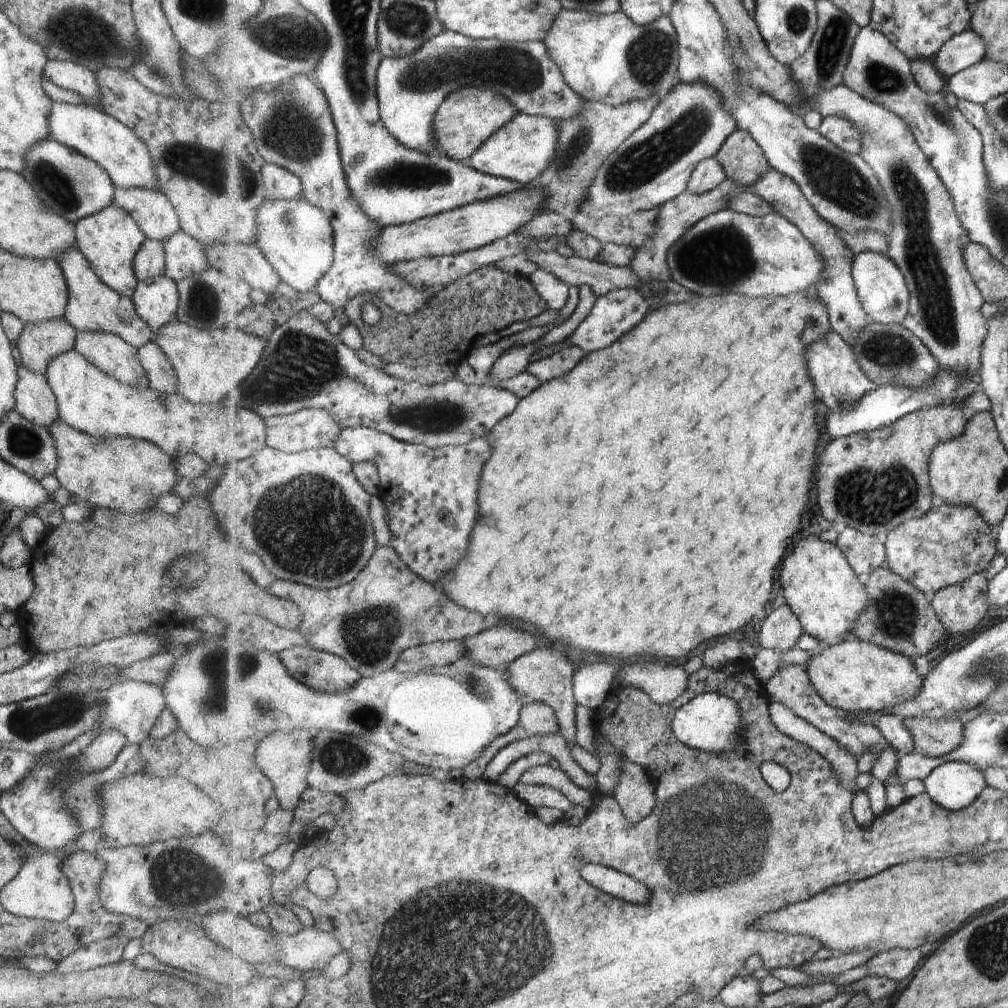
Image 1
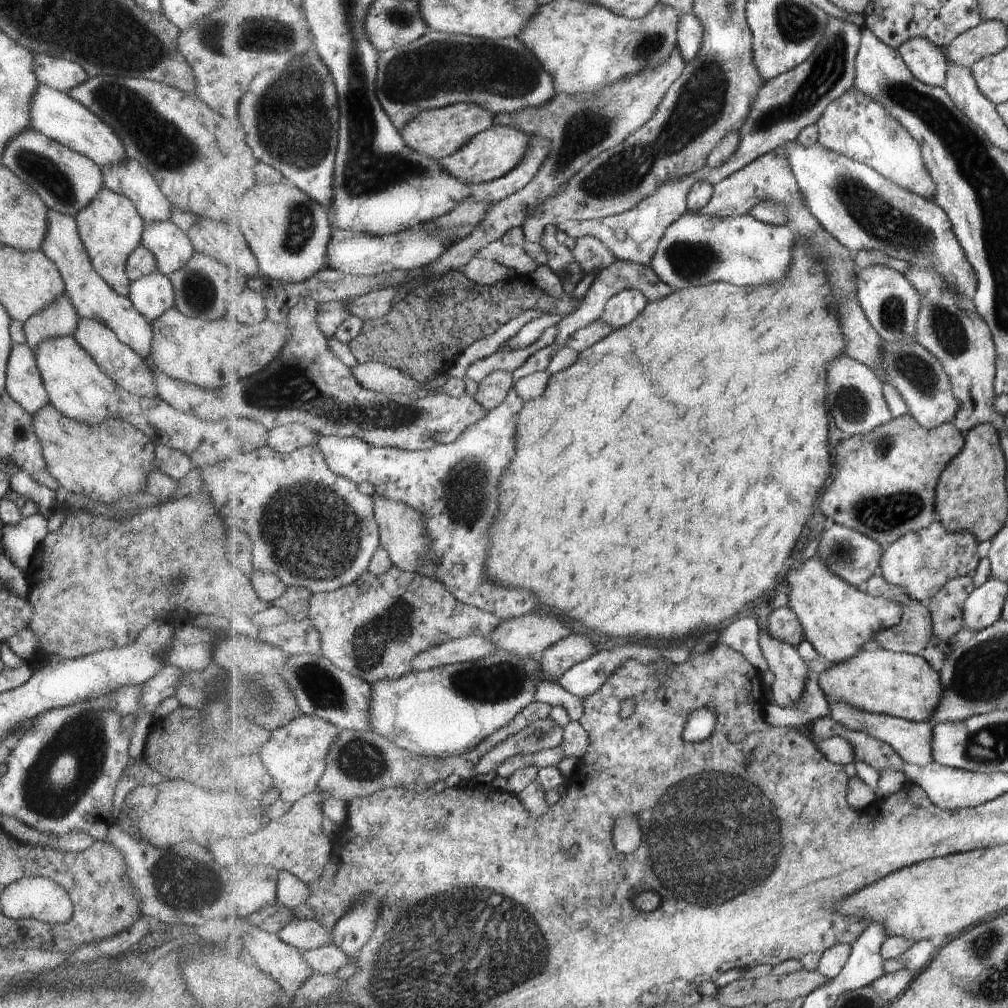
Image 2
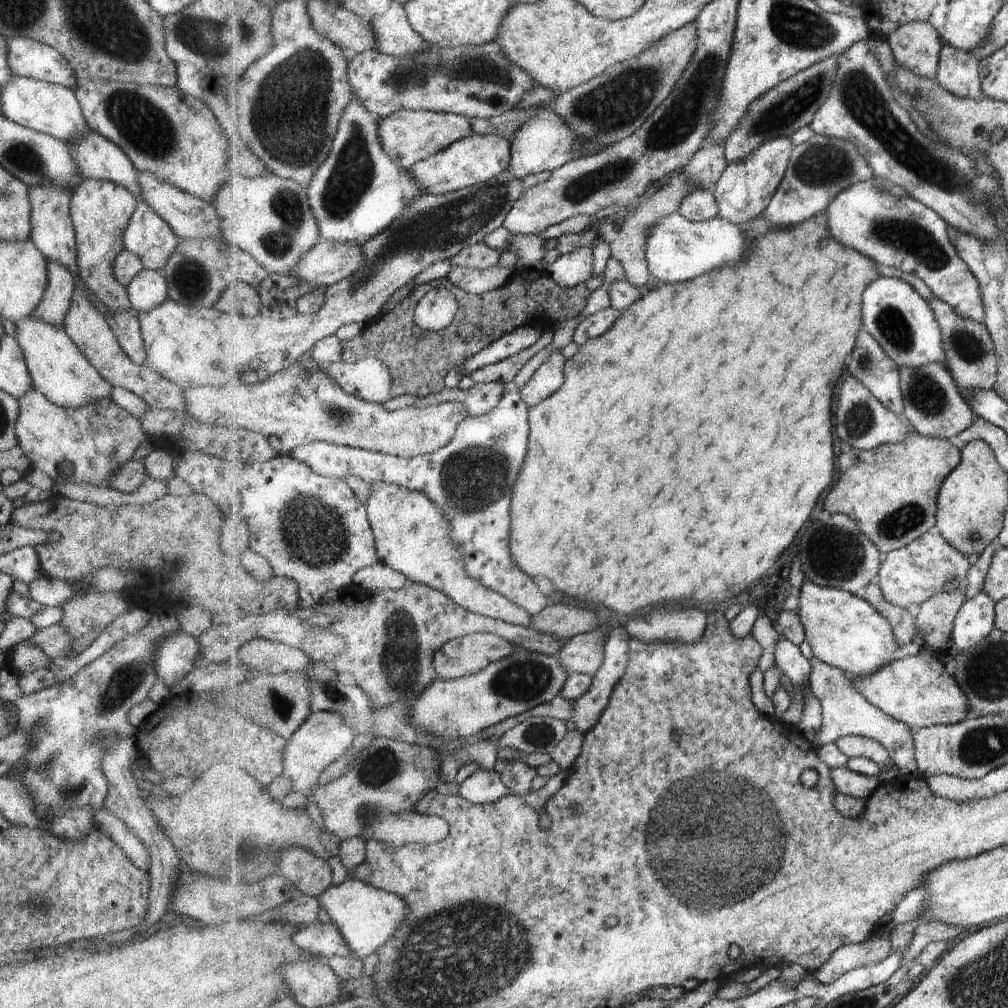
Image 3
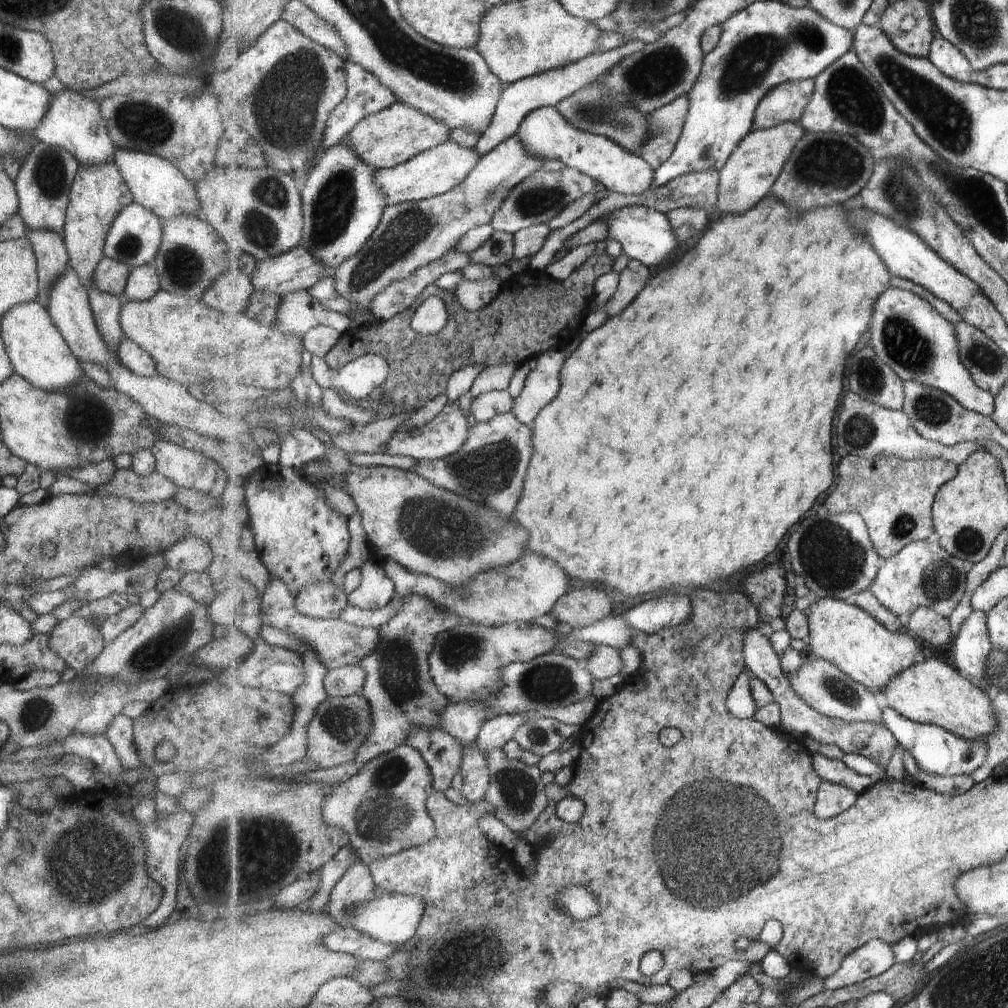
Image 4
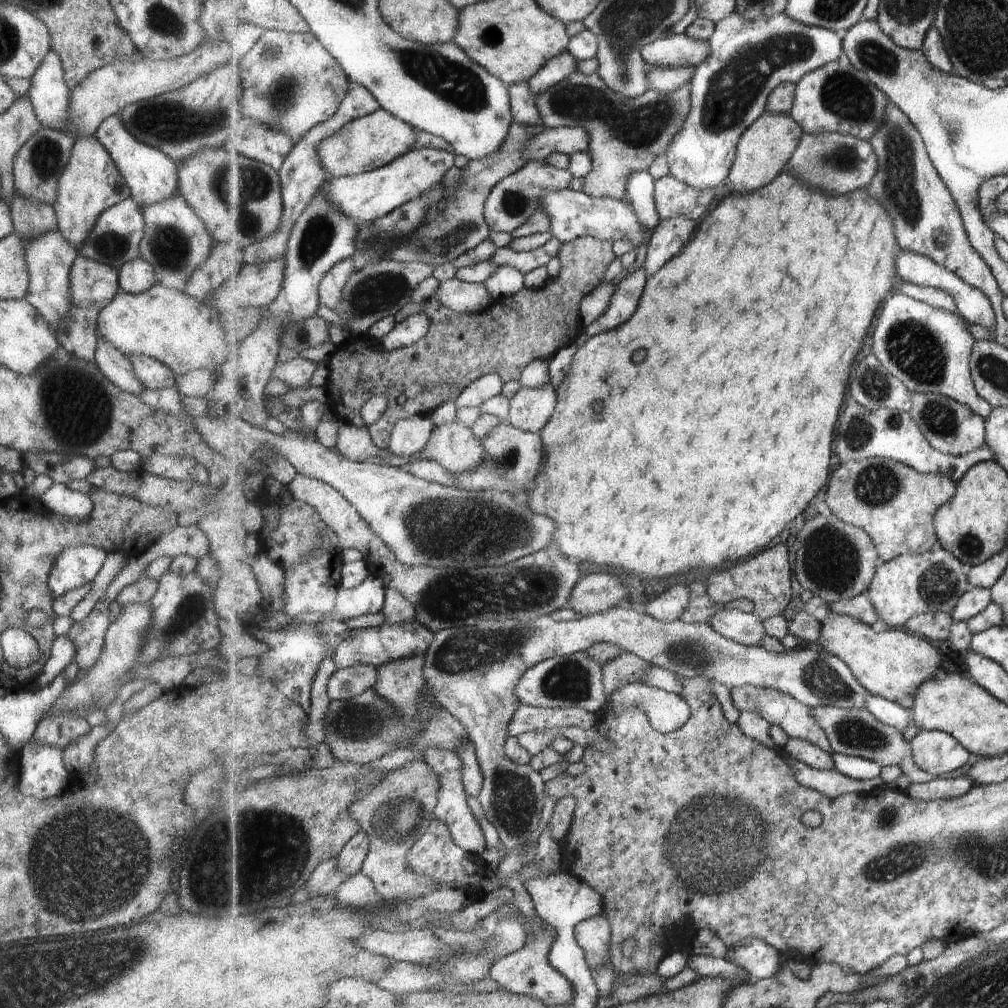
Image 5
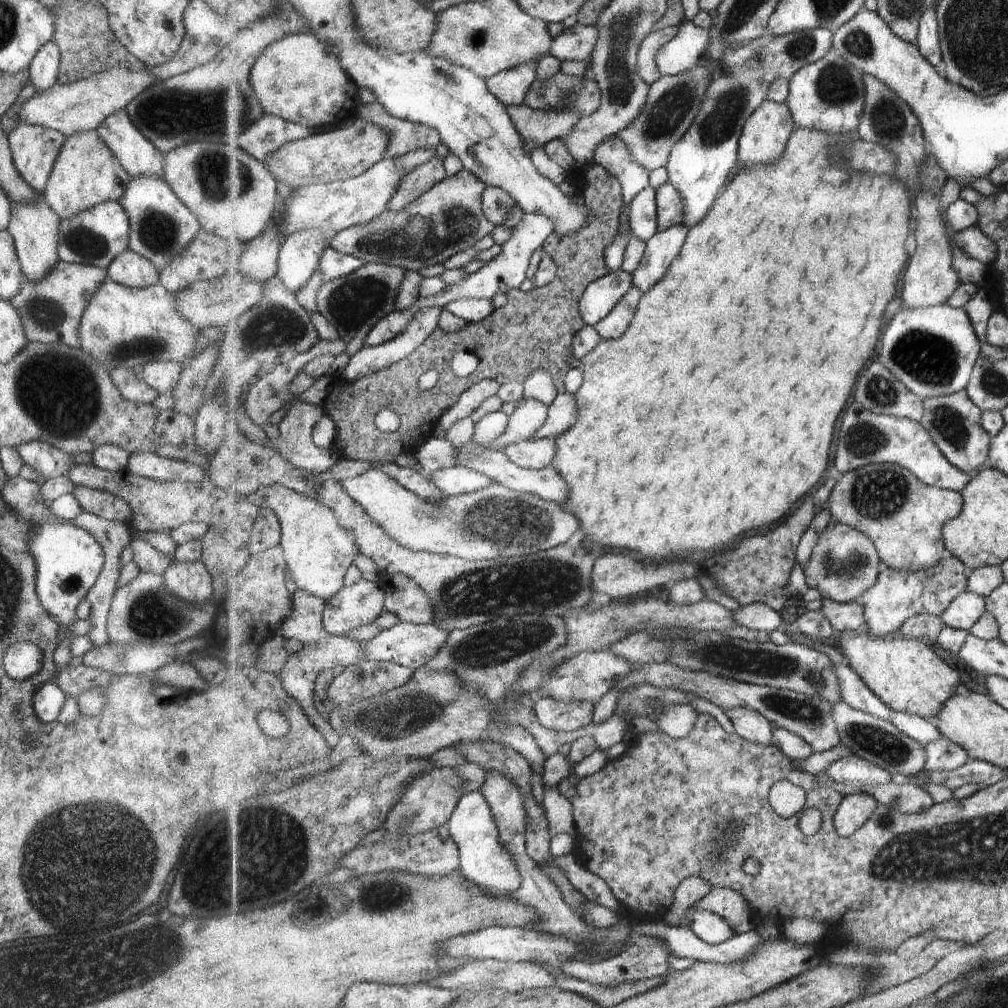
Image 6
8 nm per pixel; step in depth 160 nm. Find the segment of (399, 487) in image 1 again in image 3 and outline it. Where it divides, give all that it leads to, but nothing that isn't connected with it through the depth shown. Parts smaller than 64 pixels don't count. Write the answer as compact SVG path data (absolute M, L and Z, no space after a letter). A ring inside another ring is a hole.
M514 382L505 387L504 397L493 412L480 417L467 417L458 426L454 440L431 454L404 459L323 441L299 447L292 456L307 463L320 475L332 479L356 476L372 486L378 482L388 482L409 490L423 491L441 506L452 522L452 537L462 548L468 574L534 616L551 604L550 600L533 578L515 566L509 552L511 496L529 452L530 408Z

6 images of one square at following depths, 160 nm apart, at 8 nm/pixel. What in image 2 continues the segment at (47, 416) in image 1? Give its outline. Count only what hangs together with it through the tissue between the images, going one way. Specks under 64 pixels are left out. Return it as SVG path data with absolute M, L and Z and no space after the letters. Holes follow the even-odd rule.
M25 343L11 346L5 366L5 391L31 416L49 403L34 354Z

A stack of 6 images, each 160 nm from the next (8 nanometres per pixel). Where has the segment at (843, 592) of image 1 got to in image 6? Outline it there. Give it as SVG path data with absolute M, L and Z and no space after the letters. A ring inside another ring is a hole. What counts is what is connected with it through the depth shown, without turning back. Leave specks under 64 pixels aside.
M843 632L837 633L837 636L839 648L848 664L864 678L867 686L892 712L903 711L923 718L936 718L947 700L957 694L957 686L962 684L959 672L948 666L921 640L896 634L875 637L869 632L850 637Z

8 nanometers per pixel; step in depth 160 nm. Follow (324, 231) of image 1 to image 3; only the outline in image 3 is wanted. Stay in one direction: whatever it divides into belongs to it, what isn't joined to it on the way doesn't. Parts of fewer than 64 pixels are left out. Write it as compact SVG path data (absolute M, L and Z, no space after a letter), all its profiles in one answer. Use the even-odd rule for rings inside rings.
M276 173L225 179L211 200L218 216L221 242L248 252L270 273L289 276L321 241L318 220L306 187Z

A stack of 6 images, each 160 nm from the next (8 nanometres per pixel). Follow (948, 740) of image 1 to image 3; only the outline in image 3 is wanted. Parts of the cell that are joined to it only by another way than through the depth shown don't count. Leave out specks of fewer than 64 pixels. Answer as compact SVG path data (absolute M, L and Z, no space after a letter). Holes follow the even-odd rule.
M817 657L811 661L811 664L812 671L808 682L822 708L822 727L818 730L816 737L809 742L819 749L849 735L869 737L887 748L892 762L899 767L901 775L917 773L919 767L916 758L914 730L907 723L902 723L883 712L879 707L873 706L847 678L844 670L835 668Z

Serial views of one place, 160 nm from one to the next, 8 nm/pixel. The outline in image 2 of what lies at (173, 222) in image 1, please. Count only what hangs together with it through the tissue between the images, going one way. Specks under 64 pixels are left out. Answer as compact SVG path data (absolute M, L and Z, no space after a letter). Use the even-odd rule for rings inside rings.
M131 159L119 166L100 168L103 187L126 197L144 222L169 221L171 204L159 190L157 182Z

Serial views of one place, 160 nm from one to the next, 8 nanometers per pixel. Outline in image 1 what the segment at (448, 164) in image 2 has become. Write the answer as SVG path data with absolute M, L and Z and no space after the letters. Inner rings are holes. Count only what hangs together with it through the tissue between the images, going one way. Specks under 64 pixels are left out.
M519 113L507 126L483 142L483 146L466 163L474 170L493 177L507 178L521 185L530 184L535 178L541 178L547 166L555 162L561 129L559 121L554 119Z

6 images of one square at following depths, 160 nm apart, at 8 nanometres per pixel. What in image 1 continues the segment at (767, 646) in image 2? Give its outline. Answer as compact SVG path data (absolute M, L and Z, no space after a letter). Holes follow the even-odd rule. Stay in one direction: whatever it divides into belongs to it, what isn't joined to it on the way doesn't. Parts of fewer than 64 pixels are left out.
M785 665L765 685L771 702L784 704L798 717L805 719L814 727L828 734L832 739L844 744L844 747L849 749L856 756L856 759L858 753L863 754L865 751L873 751L879 756L886 748L892 748L889 742L885 740L885 736L877 728L870 725L850 723L842 717L838 709L827 704L813 686L807 668L804 665Z

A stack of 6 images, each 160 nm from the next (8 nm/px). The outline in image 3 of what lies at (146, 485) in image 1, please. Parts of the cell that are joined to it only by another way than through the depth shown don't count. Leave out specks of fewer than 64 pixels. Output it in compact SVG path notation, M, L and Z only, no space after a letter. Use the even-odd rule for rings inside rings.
M31 388L26 390L17 402L18 415L14 424L17 445L30 460L31 467L41 469L55 485L85 483L107 487L106 482L112 474L126 460L131 459L134 448L147 438L139 420L117 406L108 396L77 408L69 408L49 402L38 390Z

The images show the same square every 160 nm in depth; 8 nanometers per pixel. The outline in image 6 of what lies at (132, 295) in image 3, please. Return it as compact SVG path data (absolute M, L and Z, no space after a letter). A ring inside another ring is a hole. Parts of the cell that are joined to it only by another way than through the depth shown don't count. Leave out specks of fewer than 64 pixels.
M123 250L107 266L107 280L129 288L144 288L158 283L158 271L143 256Z

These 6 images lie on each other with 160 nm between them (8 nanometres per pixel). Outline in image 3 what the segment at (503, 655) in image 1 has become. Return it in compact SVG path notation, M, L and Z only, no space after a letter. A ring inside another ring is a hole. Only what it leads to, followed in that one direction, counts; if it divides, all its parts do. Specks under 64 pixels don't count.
M821 213L815 215L813 218L802 222L795 226L779 226L774 222L771 222L767 217L757 217L753 221L743 223L740 226L745 231L749 231L751 238L755 238L755 242L759 242L759 246L755 246L755 254L751 254L751 258L747 258L747 262L743 262L743 266L739 268L723 268L723 270L713 270L711 274L703 274L699 278L693 278L693 282L677 282L677 284L661 283L659 286L646 289L643 296L637 299L631 306L628 306L623 311L623 316L612 324L612 327L607 330L603 336L594 338L586 342L583 346L580 346L581 350L573 359L569 359L566 362L564 368L565 384L557 391L557 394L553 394L551 398L543 400L541 404L535 406L529 410L530 414L530 442L529 454L527 454L527 462L523 466L523 474L519 476L519 482L515 484L515 498L513 498L513 532L511 532L511 538L513 538L513 558L517 562L517 566L521 570L525 570L527 574L531 574L533 578L535 576L543 576L543 578L549 578L557 590L569 594L571 598L577 598L577 602L562 602L548 604L538 615L533 616L532 626L535 630L555 635L559 640L568 641L570 638L577 636L581 633L588 633L602 629L599 626L599 616L589 610L589 608L583 608L585 604L583 602L601 602L621 614L637 614L639 610L645 610L645 608L653 608L655 604L661 606L661 604L667 604L667 602L723 602L731 596L735 596L737 592L745 592L749 588L755 586L757 580L761 580L773 566L775 562L779 560L779 556L795 542L799 530L805 526L805 522L811 518L813 510L815 510L815 500L831 488L833 484L833 388L835 388L835 382L839 382L839 376L841 376L841 368L839 366L845 366L845 358L854 352L855 344L857 344L857 332L859 332L864 326L863 320L863 295L867 290L867 287L882 276L878 269L878 264L872 258L869 258L861 251L854 248L845 246L842 242L834 237L828 225L827 217ZM583 354L591 354L591 364L585 364L581 360Z

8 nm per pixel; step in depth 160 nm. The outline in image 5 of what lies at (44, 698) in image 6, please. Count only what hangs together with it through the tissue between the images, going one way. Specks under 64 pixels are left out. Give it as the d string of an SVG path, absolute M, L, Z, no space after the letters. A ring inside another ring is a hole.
M28 740L18 751L17 790L23 795L44 799L61 794L69 786L69 773L62 763L59 746Z

